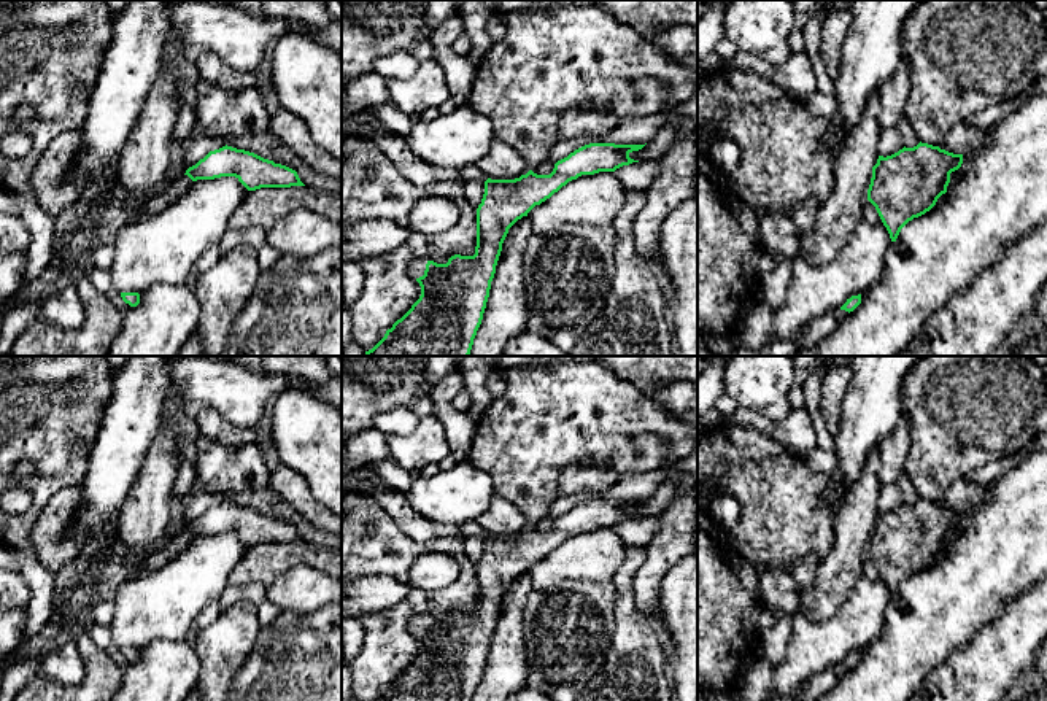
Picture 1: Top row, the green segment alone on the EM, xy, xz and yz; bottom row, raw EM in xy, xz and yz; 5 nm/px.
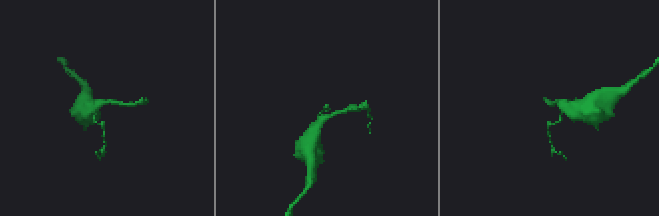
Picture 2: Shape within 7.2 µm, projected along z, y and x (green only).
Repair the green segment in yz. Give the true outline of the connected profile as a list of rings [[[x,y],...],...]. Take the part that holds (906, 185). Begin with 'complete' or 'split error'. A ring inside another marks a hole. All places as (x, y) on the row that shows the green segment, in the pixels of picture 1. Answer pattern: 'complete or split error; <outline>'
complete; [[[918,143],[891,156],[879,156],[872,167],[867,200],[875,207],[891,242],[901,229],[929,211],[947,192],[950,173],[963,164],[963,154]]]

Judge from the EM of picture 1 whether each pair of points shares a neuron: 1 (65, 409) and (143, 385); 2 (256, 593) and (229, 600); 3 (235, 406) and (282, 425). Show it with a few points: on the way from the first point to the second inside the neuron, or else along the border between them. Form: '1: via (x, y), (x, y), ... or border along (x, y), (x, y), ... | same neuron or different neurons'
1: border along (115, 372), (108, 399) | different neurons
2: via (250, 593), (235, 593) | same neuron
3: border along (299, 387), (286, 387), (269, 409) | different neurons

